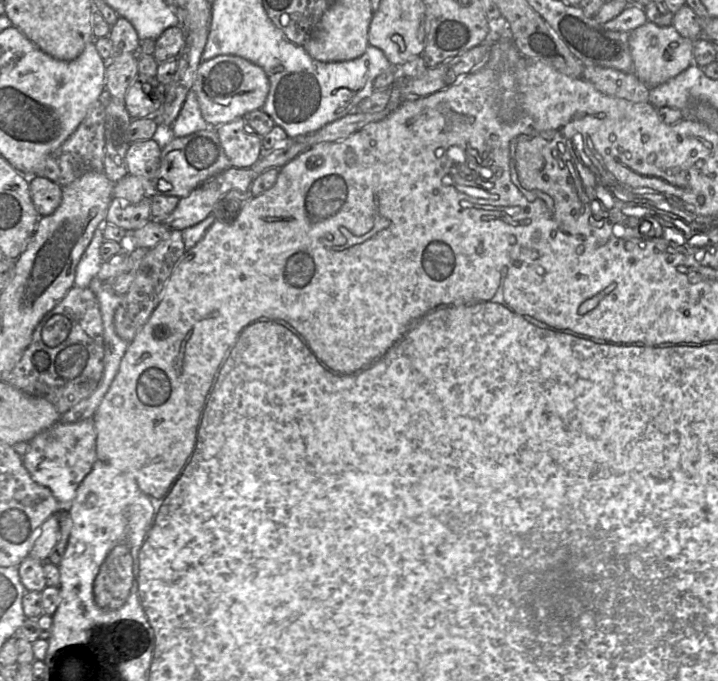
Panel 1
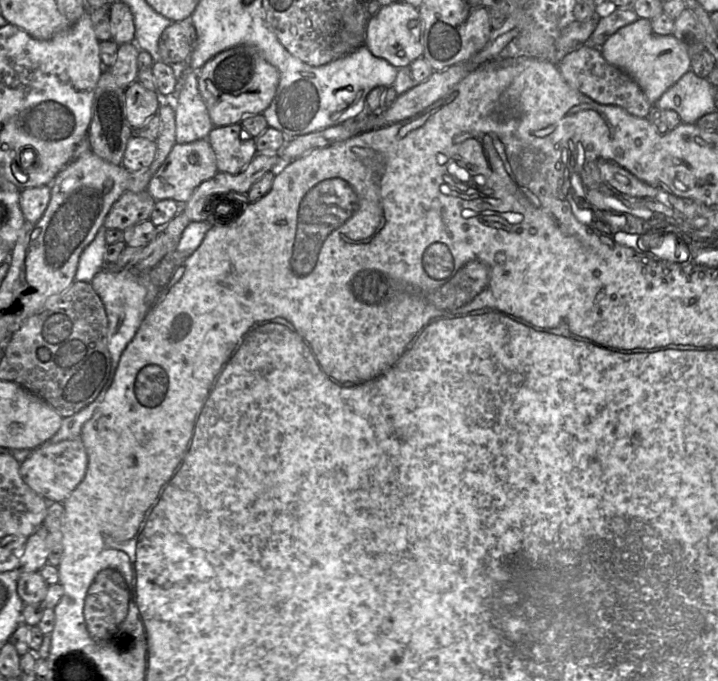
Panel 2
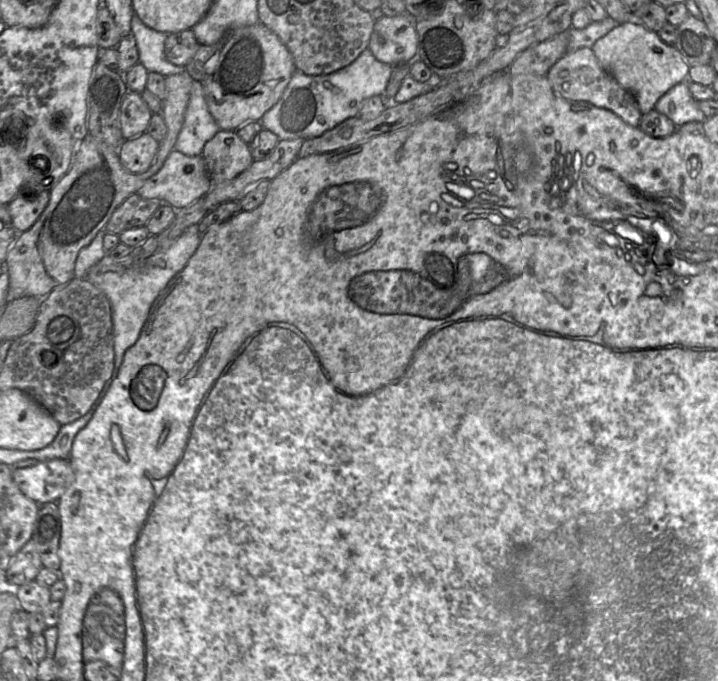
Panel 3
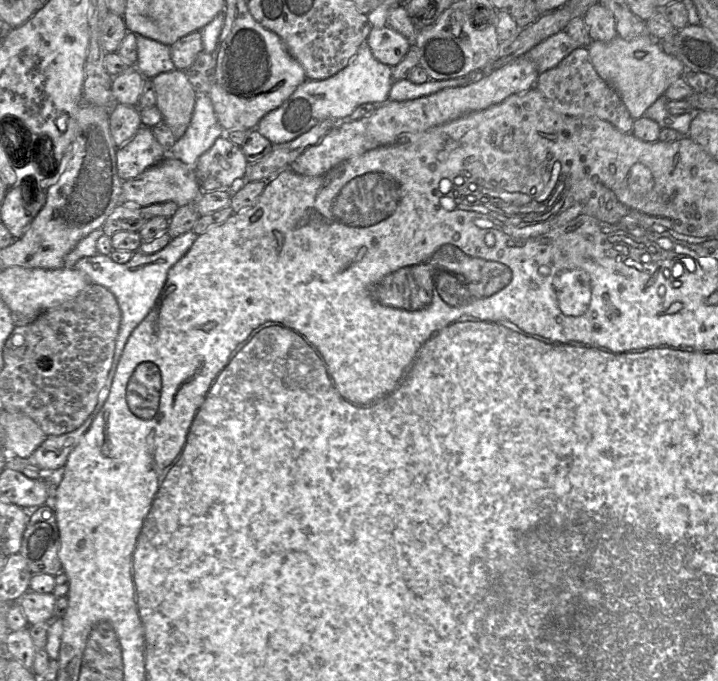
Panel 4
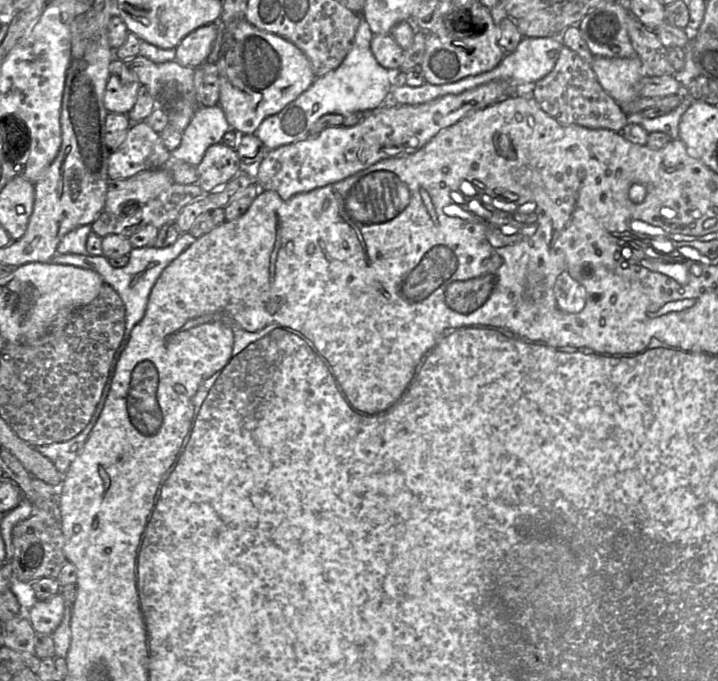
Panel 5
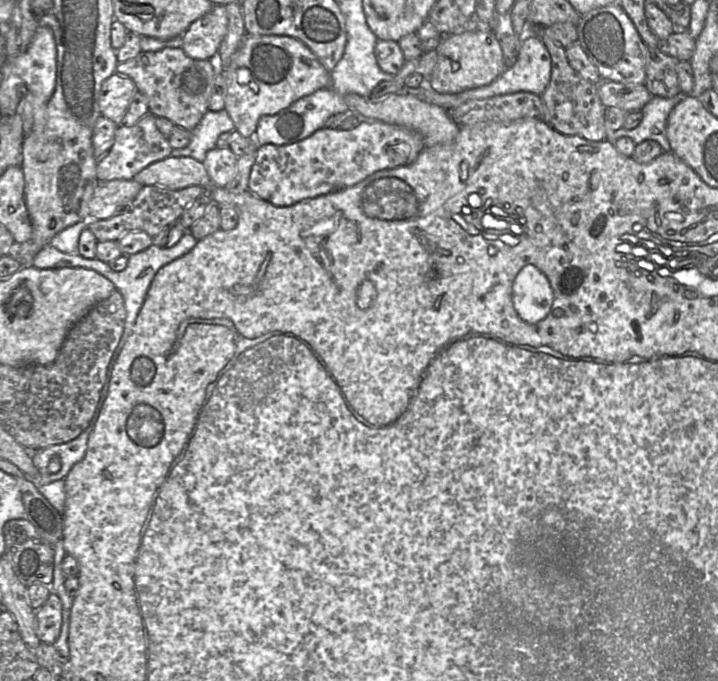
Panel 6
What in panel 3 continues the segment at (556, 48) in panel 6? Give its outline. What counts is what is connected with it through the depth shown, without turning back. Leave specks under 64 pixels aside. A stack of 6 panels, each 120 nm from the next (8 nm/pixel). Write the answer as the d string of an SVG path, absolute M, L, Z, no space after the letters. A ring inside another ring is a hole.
M584 47L566 53L550 68L546 76L552 89L560 97L572 102L588 102L598 108L607 109L630 126L639 127L642 113L634 96L600 66L592 48Z

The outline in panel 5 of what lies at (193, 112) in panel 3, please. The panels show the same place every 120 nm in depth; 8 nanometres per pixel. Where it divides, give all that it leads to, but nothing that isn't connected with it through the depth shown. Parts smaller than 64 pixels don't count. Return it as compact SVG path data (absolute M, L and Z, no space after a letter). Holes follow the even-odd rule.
M200 105L182 134L180 145L171 151L171 161L183 161L197 166L206 150L222 142L224 134L231 129L219 105Z

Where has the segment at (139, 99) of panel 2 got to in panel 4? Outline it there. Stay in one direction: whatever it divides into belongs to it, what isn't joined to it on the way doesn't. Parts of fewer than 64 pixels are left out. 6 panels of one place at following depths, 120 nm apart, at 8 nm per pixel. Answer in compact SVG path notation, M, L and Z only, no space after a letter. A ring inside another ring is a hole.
M115 103L110 109L110 132L117 147L130 140L143 126L137 106Z

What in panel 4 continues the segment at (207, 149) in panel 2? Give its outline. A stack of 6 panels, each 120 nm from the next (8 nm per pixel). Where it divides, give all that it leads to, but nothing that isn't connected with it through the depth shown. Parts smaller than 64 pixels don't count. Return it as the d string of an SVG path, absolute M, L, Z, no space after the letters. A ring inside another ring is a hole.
M167 155L156 165L148 168L137 177L123 181L122 203L147 206L156 203L173 201L178 206L195 202L201 195L201 188L193 166Z

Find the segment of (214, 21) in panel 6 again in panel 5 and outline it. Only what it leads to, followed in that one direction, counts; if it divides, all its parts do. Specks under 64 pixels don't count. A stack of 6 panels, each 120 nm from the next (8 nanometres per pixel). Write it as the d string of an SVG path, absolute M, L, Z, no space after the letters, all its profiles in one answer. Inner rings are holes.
M210 23L186 35L175 48L175 60L180 65L191 68L206 62L217 38L218 29L219 23Z

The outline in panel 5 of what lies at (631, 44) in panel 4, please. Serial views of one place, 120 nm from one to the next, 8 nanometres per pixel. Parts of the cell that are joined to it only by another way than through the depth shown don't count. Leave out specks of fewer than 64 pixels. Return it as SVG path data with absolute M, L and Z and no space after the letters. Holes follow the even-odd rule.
M593 56L591 68L602 88L619 104L637 99L636 85L645 77L640 58Z

